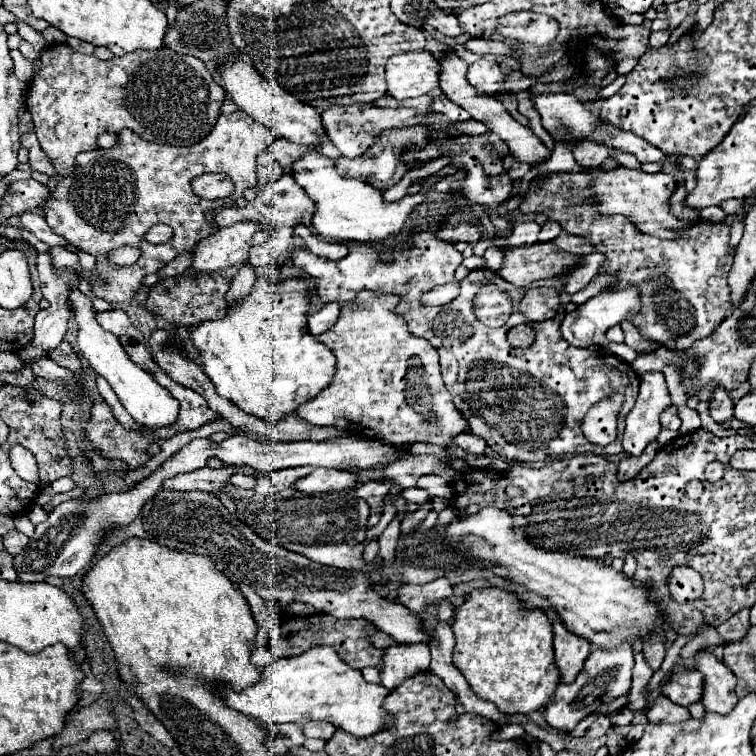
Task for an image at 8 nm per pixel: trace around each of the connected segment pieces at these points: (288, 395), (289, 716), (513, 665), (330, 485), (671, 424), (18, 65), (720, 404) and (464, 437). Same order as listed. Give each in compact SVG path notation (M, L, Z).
M259 276L251 296L247 296L241 304L229 308L225 318L203 322L195 328L179 332L183 338L189 338L199 350L199 366L215 384L219 396L231 400L243 412L267 420L267 424L281 422L281 418L293 414L301 404L313 400L313 396L327 388L335 376L335 356L307 330L307 292L309 280L285 280L281 284L269 284L267 276Z
M313 646L299 656L273 660L261 670L261 674L263 676L255 686L243 688L241 692L235 692L229 684L215 686L215 692L229 708L249 718L257 718L267 726L325 720L353 736L367 738L387 724L387 712L381 704L389 690L381 684L365 682L361 672L345 664L331 646Z
M479 588L479 590L471 590L469 594L465 594L465 602L455 610L455 616L451 620L451 628L453 628L453 634L455 634L455 652L453 652L453 666L465 676L465 680L469 682L469 688L483 700L489 700L493 702L503 714L531 714L539 708L543 708L545 700L553 696L557 684L559 684L559 670L555 670L553 666L553 626L549 622L549 618L541 612L541 610L525 610L517 596L507 592L507 590L501 590L501 588Z
M317 468L315 474L299 480L295 484L297 490L309 492L309 494L319 494L319 492L331 492L331 490L345 490L353 488L357 482L355 468Z
M669 406L663 414L661 414L661 426L669 428L669 430L679 430L681 420L679 420L679 410L675 406Z
M18 49L11 50L10 56L14 63L14 74L22 82L27 82L33 73L33 62L23 57Z
M717 386L711 394L711 404L709 404L709 414L717 420L717 422L725 422L733 416L733 408L731 408L731 396L725 392L723 386Z
M469 432L455 436L453 442L455 442L455 446L459 446L459 448L471 452L471 454L483 454L483 452L485 452L485 446L487 446L485 440L479 440L477 436L473 436L473 434L469 434Z

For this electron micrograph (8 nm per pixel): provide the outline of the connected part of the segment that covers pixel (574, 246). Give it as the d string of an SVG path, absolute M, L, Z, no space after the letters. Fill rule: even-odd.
M561 232L561 236L555 238L553 242L555 242L555 246L559 246L561 250L571 252L571 254L591 254L591 252L597 252L597 248L587 238L577 238L577 236L571 236L567 232Z

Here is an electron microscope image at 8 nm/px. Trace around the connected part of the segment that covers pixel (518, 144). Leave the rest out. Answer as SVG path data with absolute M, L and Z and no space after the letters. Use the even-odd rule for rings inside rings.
M453 52L445 54L445 58L441 58L441 74L439 74L439 88L441 88L441 92L451 102L455 102L461 108L465 108L473 116L473 120L485 124L493 134L497 134L509 146L509 152L511 152L511 156L515 156L515 160L525 162L529 166L535 166L535 164L541 164L541 162L549 160L551 150L545 148L541 144L541 140L529 128L525 128L517 120L513 120L511 114L507 112L507 108L497 98L493 98L489 94L479 94L475 88L471 88L471 84L467 84L467 78L465 78L463 72L465 72L463 60L457 54L453 54Z

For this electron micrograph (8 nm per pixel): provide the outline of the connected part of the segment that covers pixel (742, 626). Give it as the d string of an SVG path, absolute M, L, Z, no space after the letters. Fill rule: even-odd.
M739 610L735 616L731 616L731 620L727 620L727 624L721 624L717 630L727 642L735 642L741 640L749 628L751 628L749 610Z

